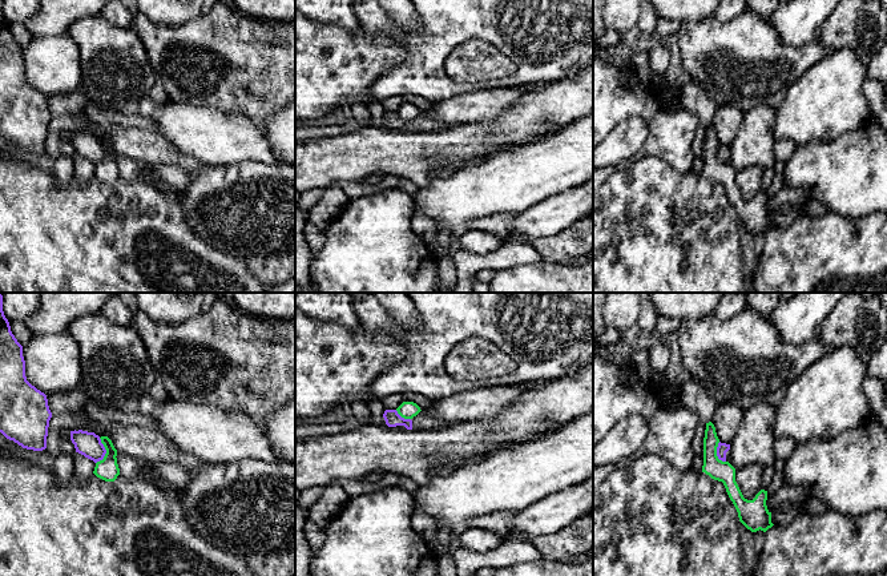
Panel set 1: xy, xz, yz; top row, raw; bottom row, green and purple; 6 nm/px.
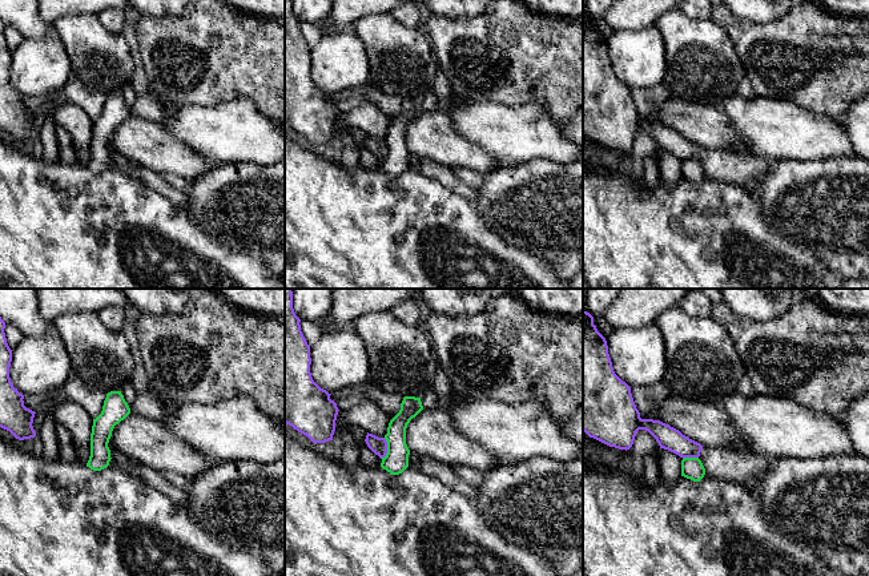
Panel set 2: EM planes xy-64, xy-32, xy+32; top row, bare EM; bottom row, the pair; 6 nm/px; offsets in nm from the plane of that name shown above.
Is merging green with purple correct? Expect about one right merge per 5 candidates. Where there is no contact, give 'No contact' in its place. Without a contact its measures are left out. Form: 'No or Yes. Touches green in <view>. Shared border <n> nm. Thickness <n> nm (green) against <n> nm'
No. Touches green in xy. Shared border 160 nm. Thickness 130 nm (green) against 150 nm

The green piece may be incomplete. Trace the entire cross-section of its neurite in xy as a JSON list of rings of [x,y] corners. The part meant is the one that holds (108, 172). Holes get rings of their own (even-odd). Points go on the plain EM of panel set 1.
[[[101,138],[100,141],[106,152],[106,156],[102,162],[96,165],[93,176],[105,184],[114,184],[120,177],[120,170],[116,160],[117,152],[108,138]]]

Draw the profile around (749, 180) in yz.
[[[754,165],[735,172],[735,184],[745,201],[753,202],[762,192],[763,170],[763,168]]]

